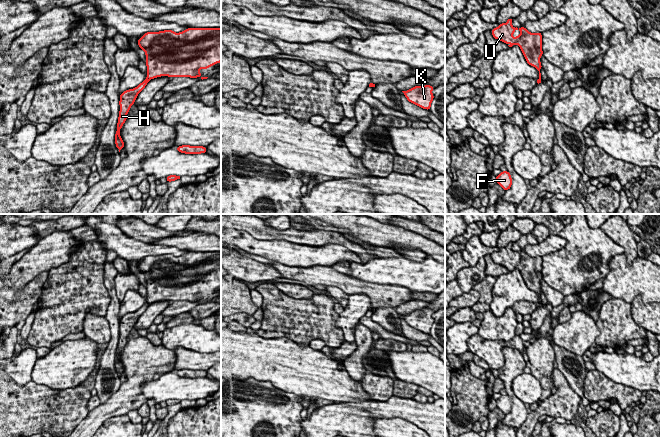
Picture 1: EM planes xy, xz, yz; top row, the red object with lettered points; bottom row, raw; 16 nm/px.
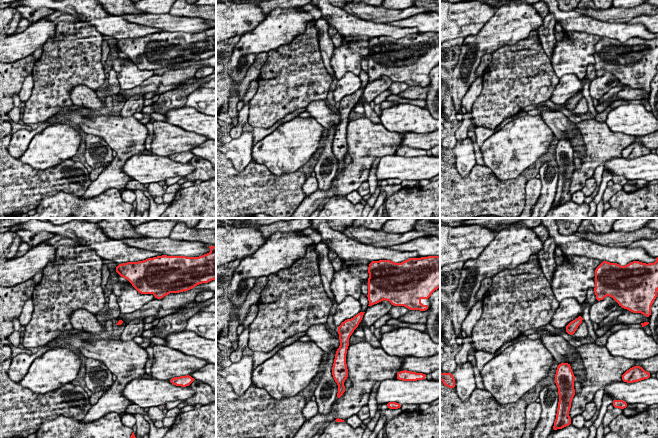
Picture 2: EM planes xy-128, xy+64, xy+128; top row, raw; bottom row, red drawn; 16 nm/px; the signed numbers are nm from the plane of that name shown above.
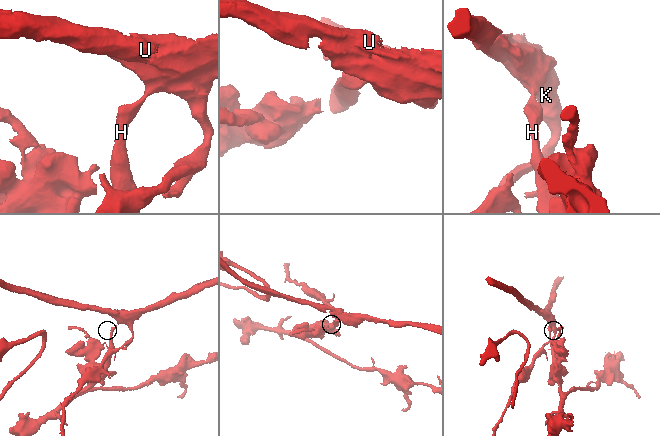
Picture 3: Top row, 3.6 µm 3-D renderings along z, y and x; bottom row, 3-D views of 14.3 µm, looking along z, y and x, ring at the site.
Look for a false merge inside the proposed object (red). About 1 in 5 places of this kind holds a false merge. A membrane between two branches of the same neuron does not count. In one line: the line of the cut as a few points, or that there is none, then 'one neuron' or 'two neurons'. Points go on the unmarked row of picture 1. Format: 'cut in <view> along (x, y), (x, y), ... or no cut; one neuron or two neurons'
cut in xy along (146, 302), (149, 303); two neurons

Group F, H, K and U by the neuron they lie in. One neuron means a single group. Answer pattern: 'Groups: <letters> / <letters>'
Groups: F K U / H

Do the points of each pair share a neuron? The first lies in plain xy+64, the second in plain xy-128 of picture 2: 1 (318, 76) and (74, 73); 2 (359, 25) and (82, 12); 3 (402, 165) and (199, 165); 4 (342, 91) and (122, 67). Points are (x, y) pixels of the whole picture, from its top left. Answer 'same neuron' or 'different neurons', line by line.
1: same neuron
2: same neuron
3: different neurons
4: same neuron

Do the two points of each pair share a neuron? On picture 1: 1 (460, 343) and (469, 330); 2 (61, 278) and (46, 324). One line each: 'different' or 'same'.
1: same
2: same

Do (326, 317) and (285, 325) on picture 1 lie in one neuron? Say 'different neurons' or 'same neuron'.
same neuron

